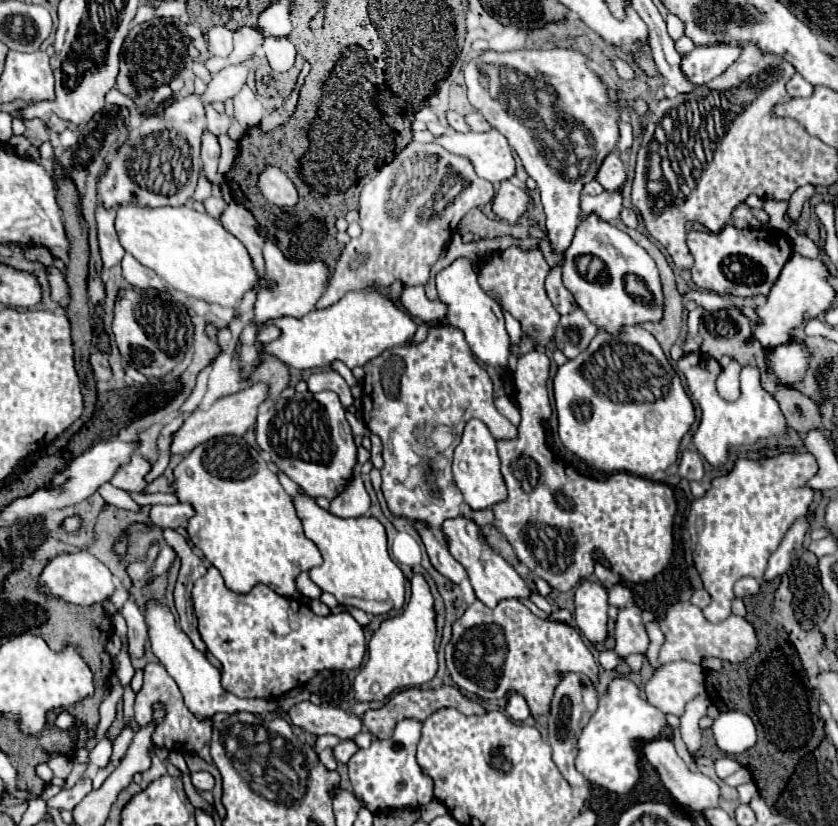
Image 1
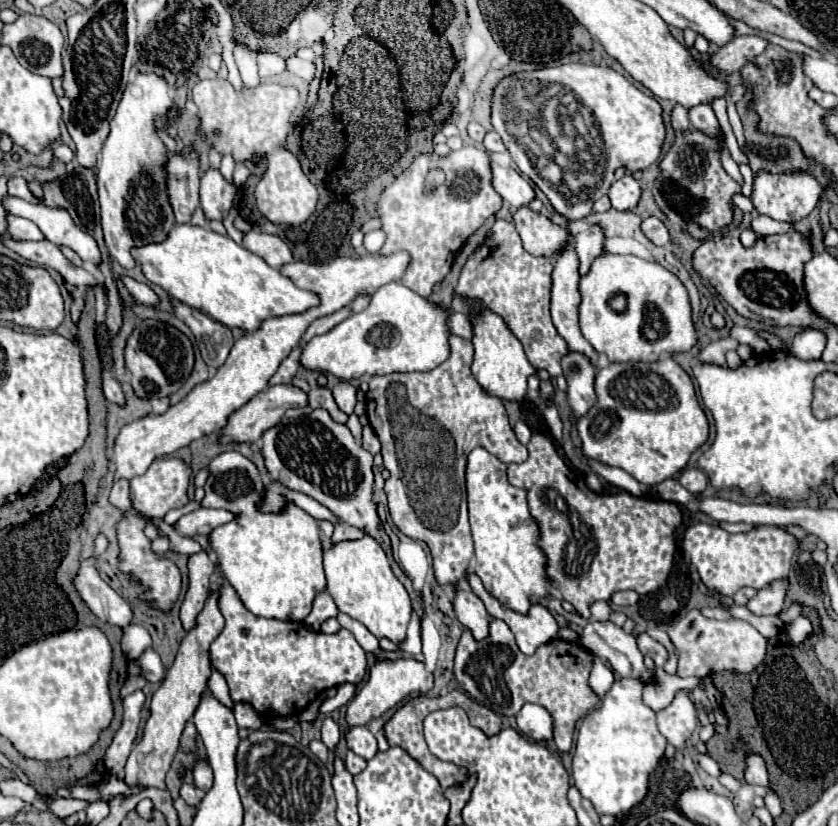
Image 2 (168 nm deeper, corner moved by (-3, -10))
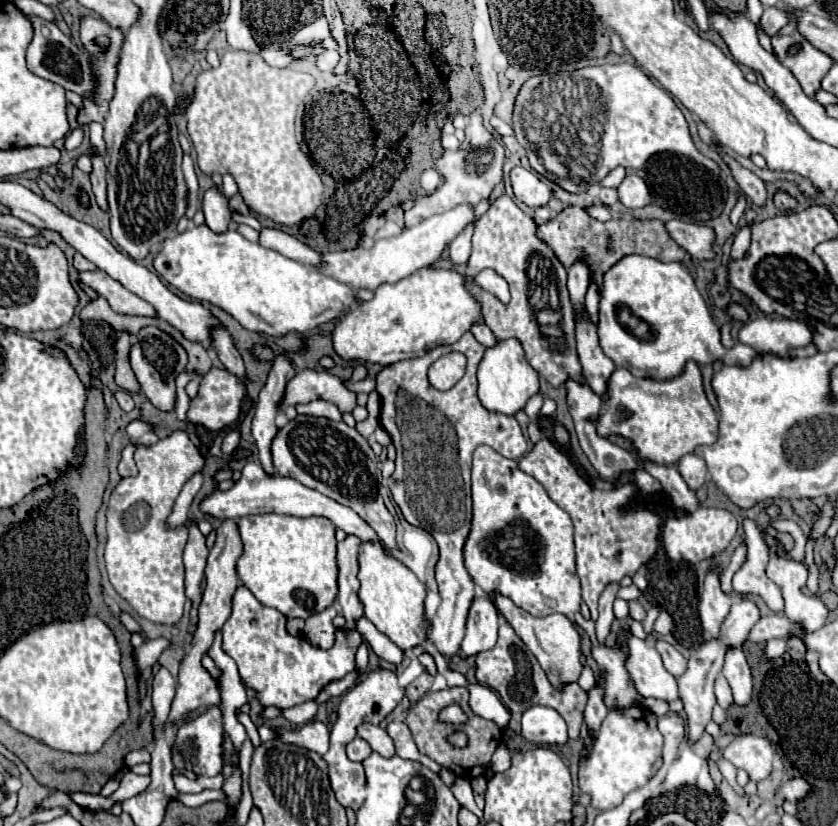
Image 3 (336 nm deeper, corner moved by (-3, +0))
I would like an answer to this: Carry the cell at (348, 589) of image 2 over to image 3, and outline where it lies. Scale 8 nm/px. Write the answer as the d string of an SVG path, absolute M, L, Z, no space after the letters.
M379 541L361 543L357 579L361 581L359 601L363 605L365 617L399 649L413 649L415 645L421 645L427 639L429 625L423 609L425 585L413 575L413 571L409 571L401 561L389 555Z

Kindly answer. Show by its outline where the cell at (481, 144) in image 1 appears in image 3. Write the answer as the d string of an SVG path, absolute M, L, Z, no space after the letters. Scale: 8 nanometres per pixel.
M523 167L511 169L511 185L513 185L515 197L529 207L545 205L551 199L551 189L539 179L539 175Z

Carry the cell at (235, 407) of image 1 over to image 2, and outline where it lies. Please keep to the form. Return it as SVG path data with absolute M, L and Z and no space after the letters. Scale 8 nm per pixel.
M273 385L267 391L261 391L257 397L253 397L247 405L243 405L239 411L235 411L229 417L229 423L219 431L221 435L221 443L229 443L229 441L237 441L237 443L257 443L263 435L263 431L267 431L267 427L275 427L275 423L281 421L281 417L285 415L287 409L291 407L305 407L309 403L307 393L295 385Z

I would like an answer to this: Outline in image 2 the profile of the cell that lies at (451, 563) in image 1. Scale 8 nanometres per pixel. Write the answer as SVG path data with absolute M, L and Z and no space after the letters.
M455 589L455 597L453 597L453 607L455 607L455 615L459 619L459 623L471 631L473 639L487 639L489 635L489 623L491 617L485 611L481 599L473 593L473 591L461 591Z

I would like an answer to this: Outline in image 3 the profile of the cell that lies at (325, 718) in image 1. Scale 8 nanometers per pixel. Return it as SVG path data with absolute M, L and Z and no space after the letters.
M361 723L357 727L357 735L361 739L365 739L373 751L377 751L379 755L383 757L391 757L395 753L395 747L393 747L393 741L391 737L387 735L387 731L379 725L373 725L373 723Z

